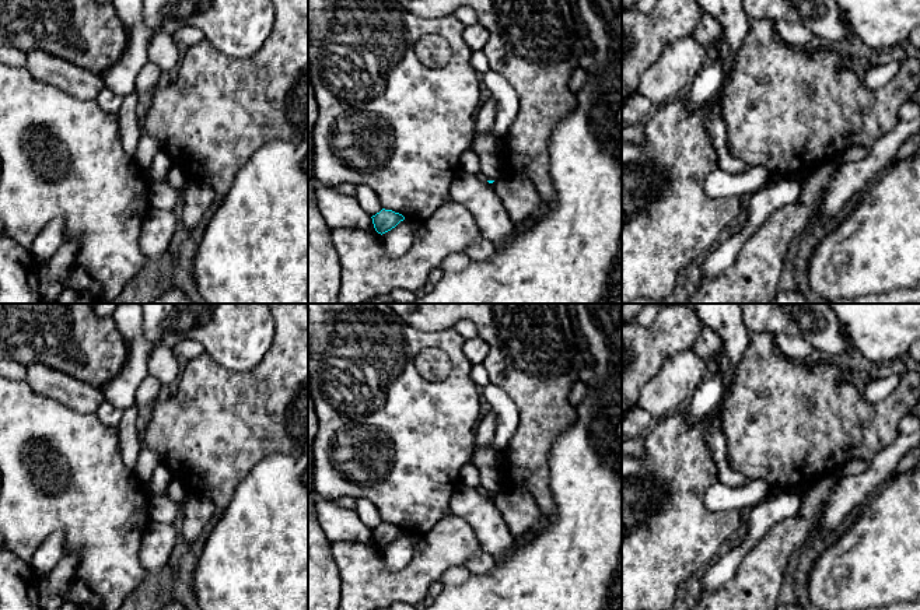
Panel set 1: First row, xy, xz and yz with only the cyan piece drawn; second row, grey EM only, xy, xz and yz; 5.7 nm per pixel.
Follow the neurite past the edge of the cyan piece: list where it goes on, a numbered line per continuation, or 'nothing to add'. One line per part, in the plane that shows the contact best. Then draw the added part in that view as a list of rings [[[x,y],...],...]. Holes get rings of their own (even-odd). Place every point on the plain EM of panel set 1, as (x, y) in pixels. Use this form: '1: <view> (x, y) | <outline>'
nothing to add

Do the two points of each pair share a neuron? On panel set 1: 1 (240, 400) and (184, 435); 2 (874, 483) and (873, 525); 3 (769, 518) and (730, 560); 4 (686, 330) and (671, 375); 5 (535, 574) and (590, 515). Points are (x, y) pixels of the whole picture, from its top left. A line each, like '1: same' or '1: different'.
1: same
2: different
3: same
4: different
5: same

